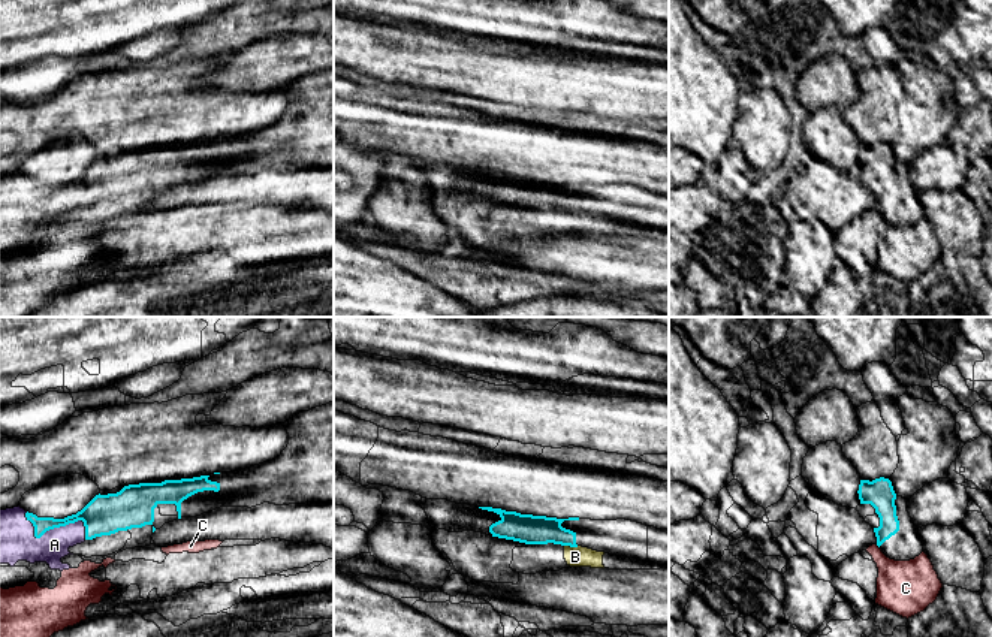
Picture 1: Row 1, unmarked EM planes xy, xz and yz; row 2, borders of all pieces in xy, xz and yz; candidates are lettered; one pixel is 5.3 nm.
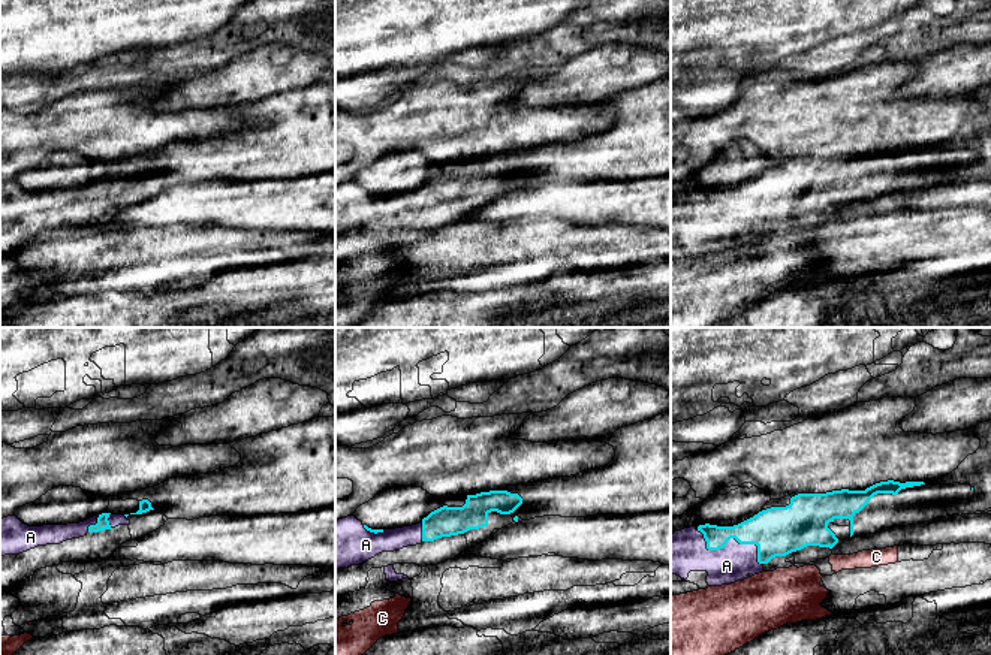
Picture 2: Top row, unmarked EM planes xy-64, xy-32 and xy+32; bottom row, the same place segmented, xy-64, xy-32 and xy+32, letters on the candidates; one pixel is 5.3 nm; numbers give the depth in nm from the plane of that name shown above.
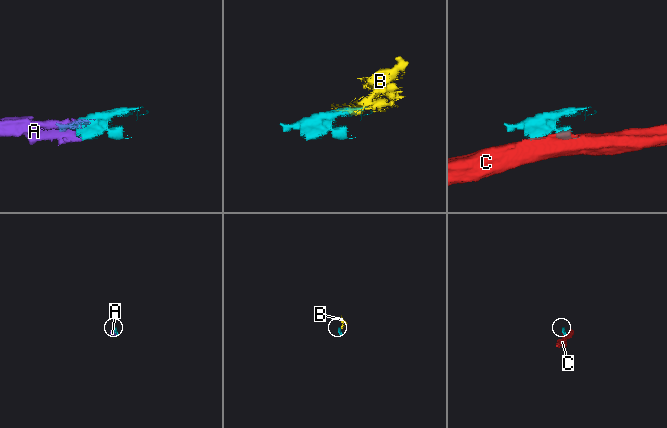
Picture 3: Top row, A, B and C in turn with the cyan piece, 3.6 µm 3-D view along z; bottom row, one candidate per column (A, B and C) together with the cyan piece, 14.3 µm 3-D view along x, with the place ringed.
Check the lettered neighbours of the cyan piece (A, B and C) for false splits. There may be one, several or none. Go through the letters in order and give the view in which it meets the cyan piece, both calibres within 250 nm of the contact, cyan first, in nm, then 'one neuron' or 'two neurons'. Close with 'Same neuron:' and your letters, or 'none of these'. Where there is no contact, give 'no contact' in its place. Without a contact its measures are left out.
A: xy | 200/190 nm | one neuron
B: xz | 160/110 nm | two neurons
C: no contact | two neurons
Same neuron: A

